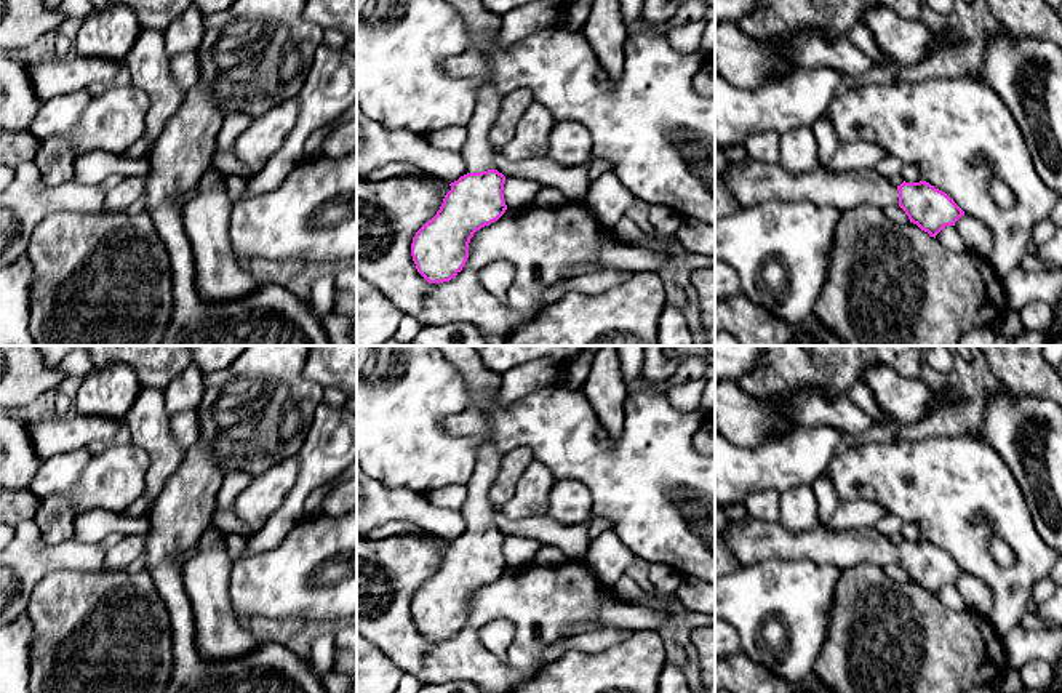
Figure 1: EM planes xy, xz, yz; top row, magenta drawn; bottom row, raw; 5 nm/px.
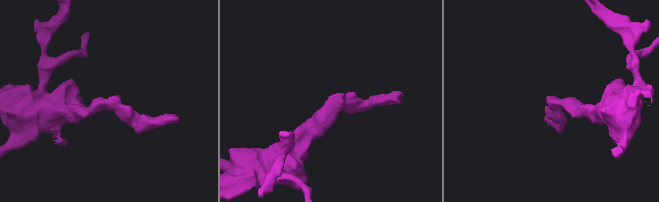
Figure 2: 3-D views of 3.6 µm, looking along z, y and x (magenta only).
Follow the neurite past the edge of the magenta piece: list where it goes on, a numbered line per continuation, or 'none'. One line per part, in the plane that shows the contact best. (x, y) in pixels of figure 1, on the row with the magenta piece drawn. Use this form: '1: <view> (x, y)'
1: xz (479, 156)

